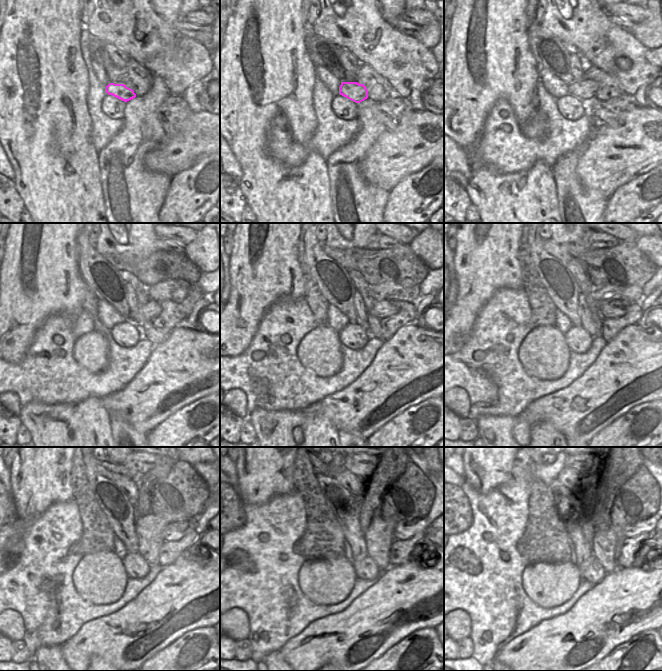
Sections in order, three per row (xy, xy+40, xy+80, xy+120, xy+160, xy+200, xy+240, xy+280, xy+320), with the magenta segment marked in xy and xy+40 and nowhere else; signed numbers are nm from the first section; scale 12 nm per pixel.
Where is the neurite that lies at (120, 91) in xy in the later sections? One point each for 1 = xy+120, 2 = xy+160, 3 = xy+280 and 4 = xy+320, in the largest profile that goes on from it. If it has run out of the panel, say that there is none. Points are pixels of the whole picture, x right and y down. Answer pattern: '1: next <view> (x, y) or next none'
1: next xy+120 (147, 312)
2: next xy+160 (385, 308)
3: next xy+280 (405, 529)
4: next xy+320 (645, 525)

